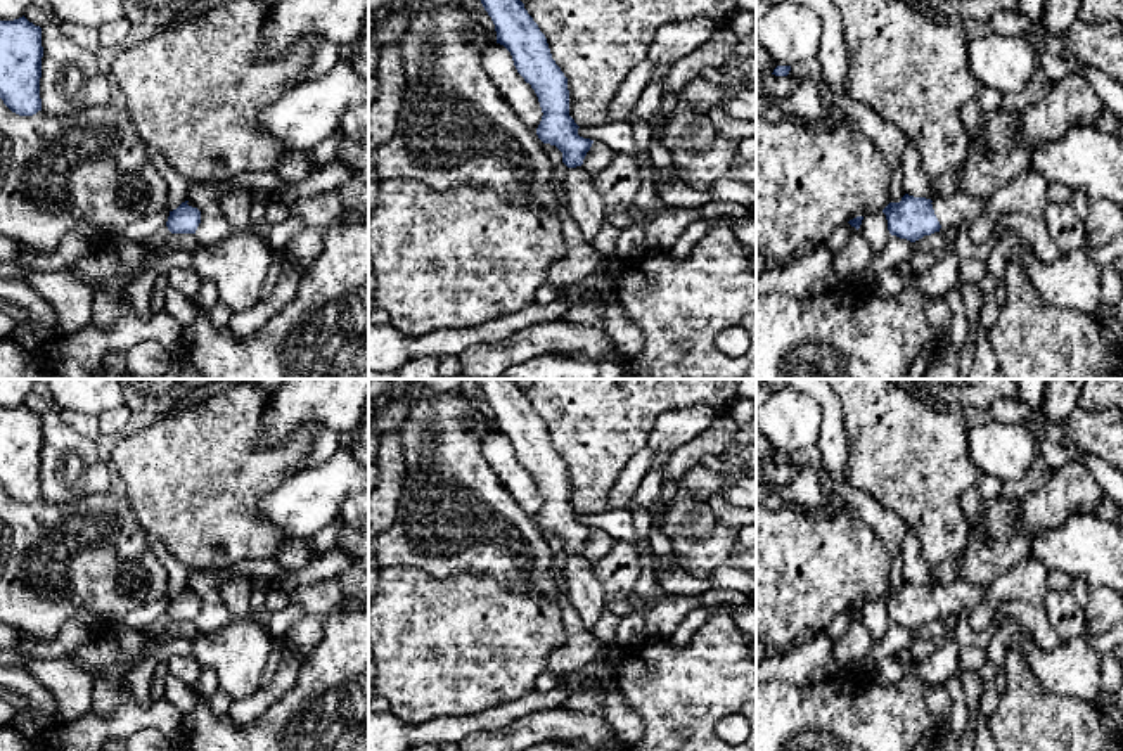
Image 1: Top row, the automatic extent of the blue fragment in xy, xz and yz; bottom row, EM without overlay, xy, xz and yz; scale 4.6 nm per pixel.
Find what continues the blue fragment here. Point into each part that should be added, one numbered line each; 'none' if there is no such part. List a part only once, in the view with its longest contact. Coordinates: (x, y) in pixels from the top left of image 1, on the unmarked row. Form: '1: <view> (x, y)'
1: yz (952, 597)

